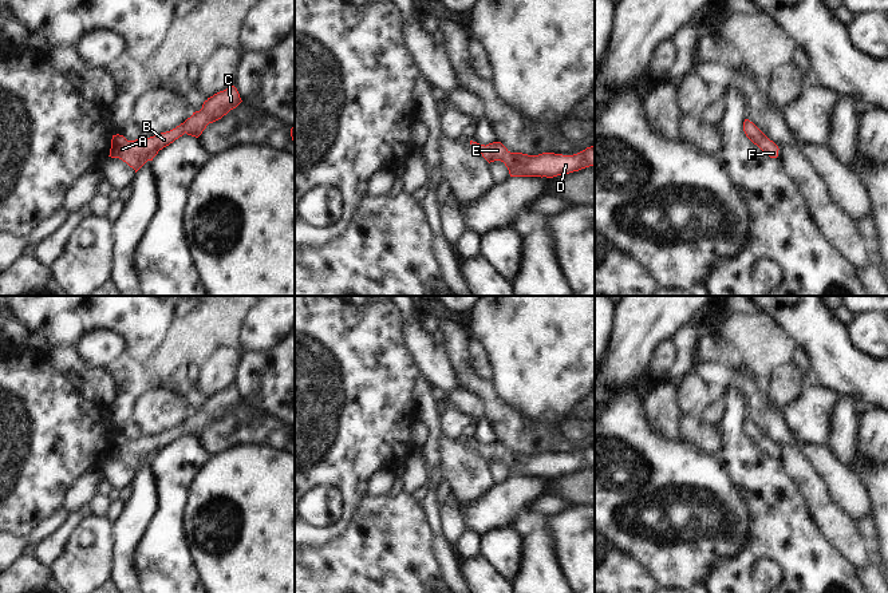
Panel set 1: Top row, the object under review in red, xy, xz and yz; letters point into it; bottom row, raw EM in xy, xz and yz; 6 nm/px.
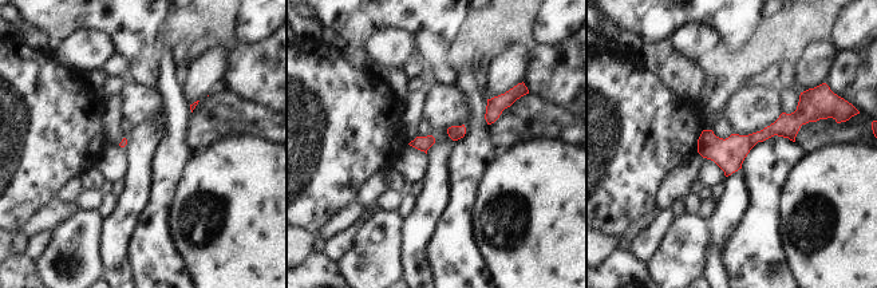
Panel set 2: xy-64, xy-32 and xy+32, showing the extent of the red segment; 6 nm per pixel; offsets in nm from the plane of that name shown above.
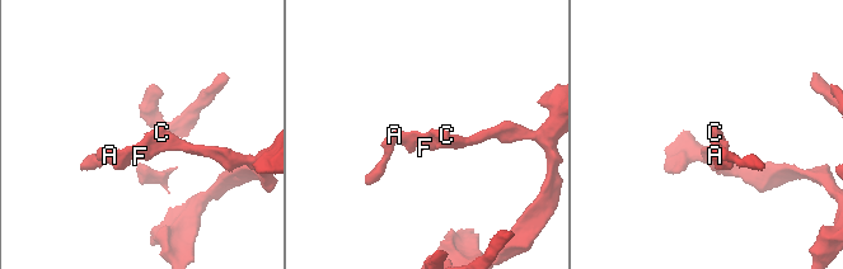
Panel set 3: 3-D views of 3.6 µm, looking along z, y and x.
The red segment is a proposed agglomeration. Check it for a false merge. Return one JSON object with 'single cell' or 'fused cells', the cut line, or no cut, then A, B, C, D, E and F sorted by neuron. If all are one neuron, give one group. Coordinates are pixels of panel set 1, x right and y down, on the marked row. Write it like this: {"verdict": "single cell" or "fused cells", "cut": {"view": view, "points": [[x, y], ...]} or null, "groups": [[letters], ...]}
{"verdict": "single cell", "cut": null, "groups": [["A", "B", "C", "D", "E", "F"]]}

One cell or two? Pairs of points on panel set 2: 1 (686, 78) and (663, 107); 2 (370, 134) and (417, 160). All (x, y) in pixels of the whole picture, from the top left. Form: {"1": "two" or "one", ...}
{"1": "two", "2": "two"}

